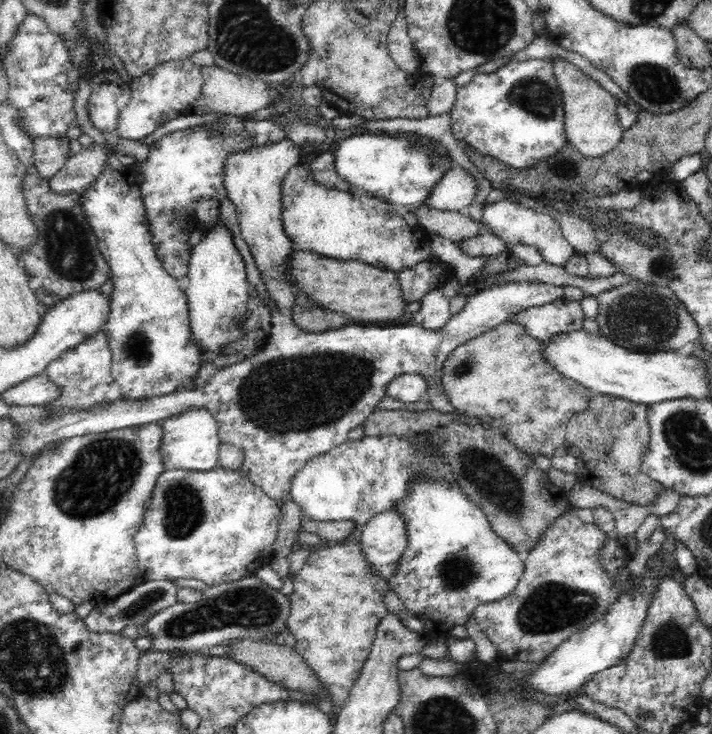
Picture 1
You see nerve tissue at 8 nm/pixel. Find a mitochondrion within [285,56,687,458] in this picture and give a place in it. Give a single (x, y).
(644, 318)

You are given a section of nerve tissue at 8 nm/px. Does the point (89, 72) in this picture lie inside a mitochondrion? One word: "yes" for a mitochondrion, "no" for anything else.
no

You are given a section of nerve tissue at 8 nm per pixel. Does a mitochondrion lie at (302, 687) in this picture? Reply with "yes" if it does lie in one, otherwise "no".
no

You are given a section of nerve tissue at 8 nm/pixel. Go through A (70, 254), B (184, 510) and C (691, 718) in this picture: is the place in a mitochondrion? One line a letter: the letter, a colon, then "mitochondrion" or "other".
A: mitochondrion
B: mitochondrion
C: other

